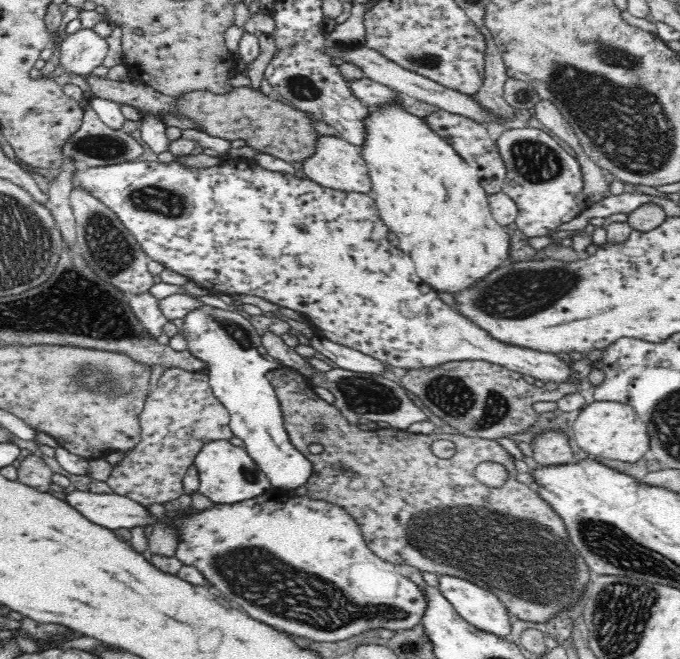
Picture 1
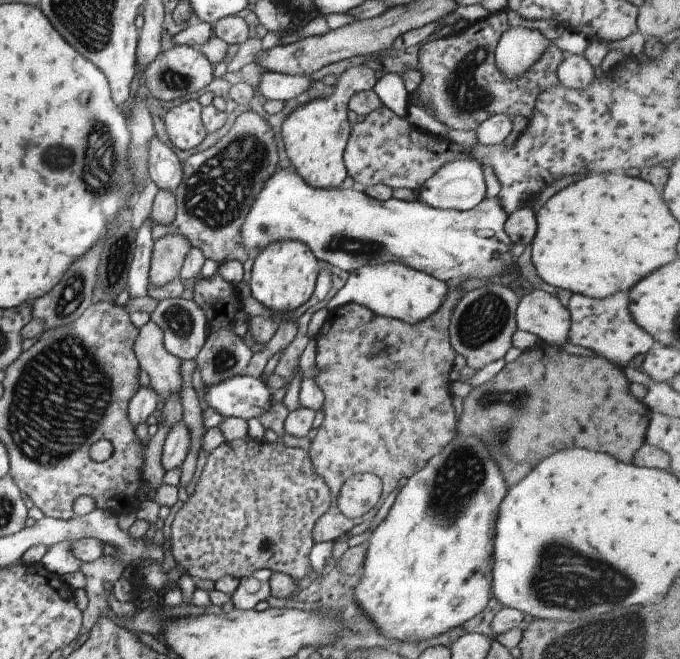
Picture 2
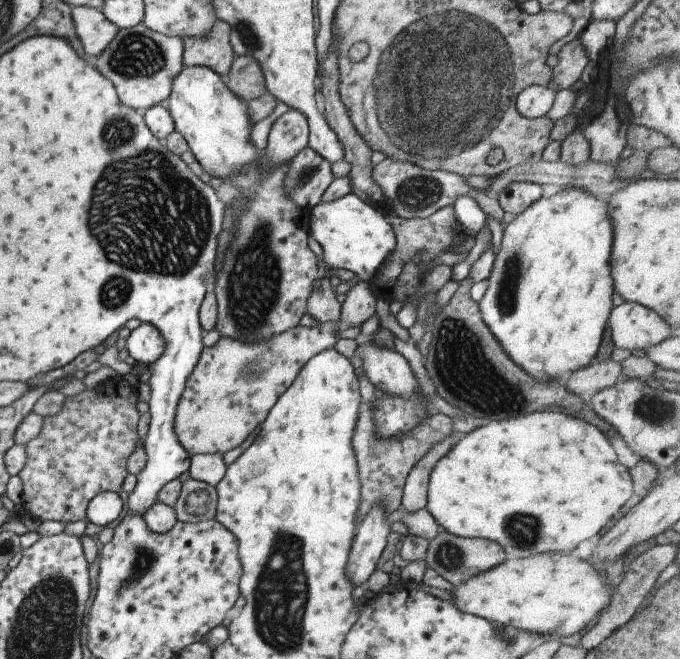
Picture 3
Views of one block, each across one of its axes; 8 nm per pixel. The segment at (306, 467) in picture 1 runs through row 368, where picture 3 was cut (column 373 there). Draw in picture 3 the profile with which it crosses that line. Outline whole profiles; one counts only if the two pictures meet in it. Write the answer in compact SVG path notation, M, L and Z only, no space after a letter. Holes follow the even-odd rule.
M351 192L332 202L311 207L307 215L309 235L321 247L325 266L349 270L359 282L368 281L396 245L386 214Z

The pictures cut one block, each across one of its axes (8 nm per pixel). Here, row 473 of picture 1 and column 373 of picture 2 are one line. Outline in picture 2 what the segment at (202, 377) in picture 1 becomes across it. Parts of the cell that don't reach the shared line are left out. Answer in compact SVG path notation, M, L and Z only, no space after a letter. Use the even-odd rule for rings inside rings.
M381 106L367 115L363 122L359 122L359 124L355 123L351 126L350 136L347 140L342 160L347 177L353 179L355 188L362 189L383 184L391 189L405 188L418 191L442 164L460 159L461 157L472 159L470 153L472 152L472 148L477 145L478 143L470 148L462 148L453 142L450 145L450 141L436 139L421 132L418 128L409 125L405 119L399 118L391 110Z

